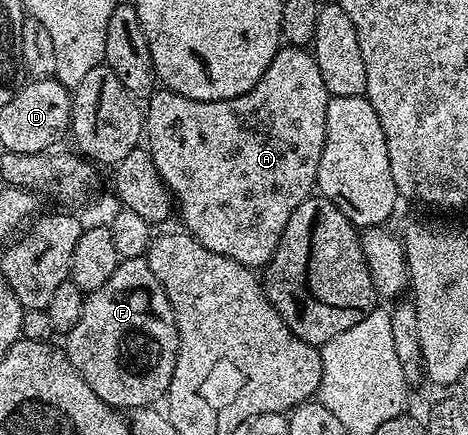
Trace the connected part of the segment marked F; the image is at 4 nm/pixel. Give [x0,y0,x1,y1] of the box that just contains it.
[75,257,179,411]

